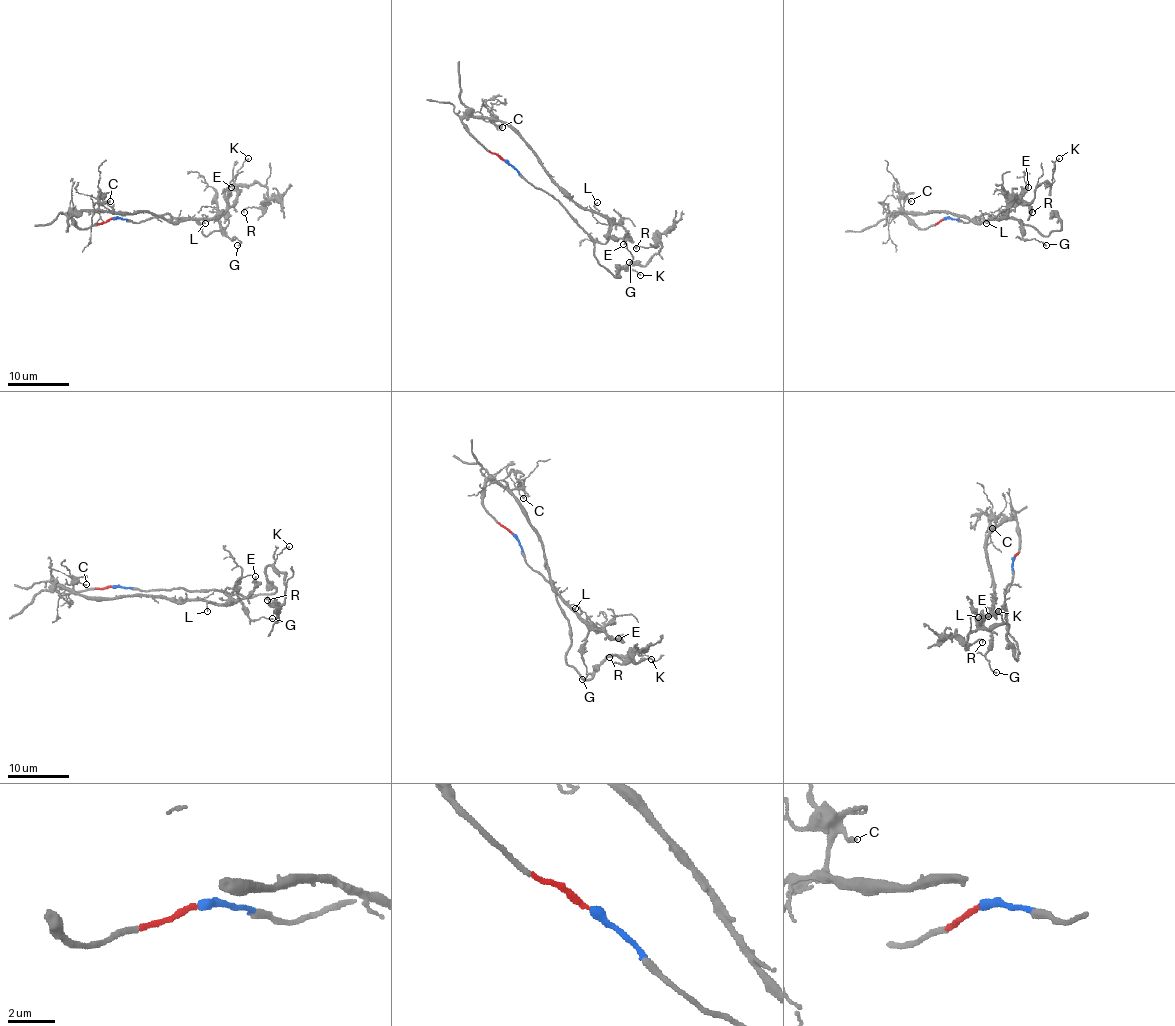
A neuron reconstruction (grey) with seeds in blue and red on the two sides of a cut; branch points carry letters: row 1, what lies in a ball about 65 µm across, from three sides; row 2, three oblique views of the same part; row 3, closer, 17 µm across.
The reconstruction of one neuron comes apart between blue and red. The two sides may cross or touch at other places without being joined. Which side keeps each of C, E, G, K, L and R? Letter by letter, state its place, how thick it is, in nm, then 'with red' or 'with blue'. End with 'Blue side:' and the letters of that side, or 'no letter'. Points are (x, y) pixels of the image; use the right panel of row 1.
C: (911, 201) | 160 nm | with red
E: (1028, 187) | 140 nm | with red
G: (1046, 245) | 120 nm | with red
K: (1059, 158) | 150 nm | with blue
L: (986, 223) | 140 nm | with red
R: (1032, 212) | 180 nm | with blue
Blue side: K, R

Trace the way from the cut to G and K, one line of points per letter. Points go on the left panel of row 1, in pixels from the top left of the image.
G: (112, 219), (81, 228), (70, 217), (102, 211), (160, 214), (174, 222), (218, 217), (237, 245)
K: (113, 219), (141, 222), (170, 214), (191, 217), (206, 236), (220, 231), (228, 223), (225, 191), (248, 158)

